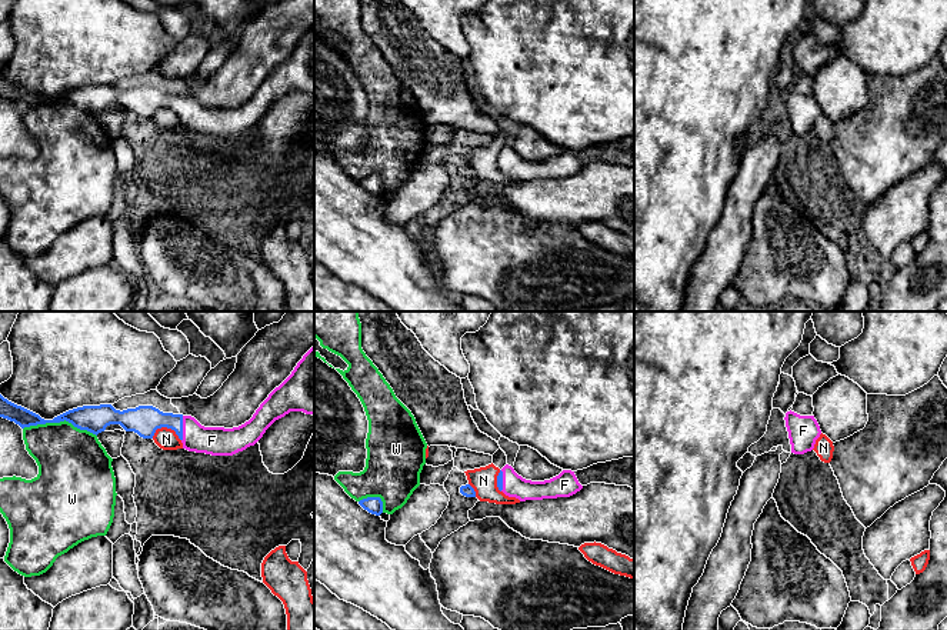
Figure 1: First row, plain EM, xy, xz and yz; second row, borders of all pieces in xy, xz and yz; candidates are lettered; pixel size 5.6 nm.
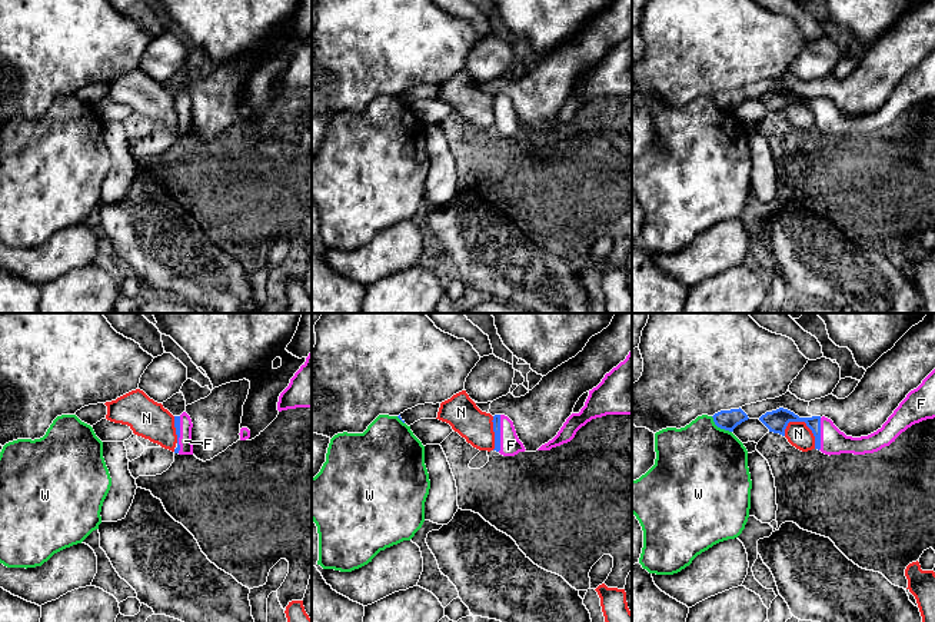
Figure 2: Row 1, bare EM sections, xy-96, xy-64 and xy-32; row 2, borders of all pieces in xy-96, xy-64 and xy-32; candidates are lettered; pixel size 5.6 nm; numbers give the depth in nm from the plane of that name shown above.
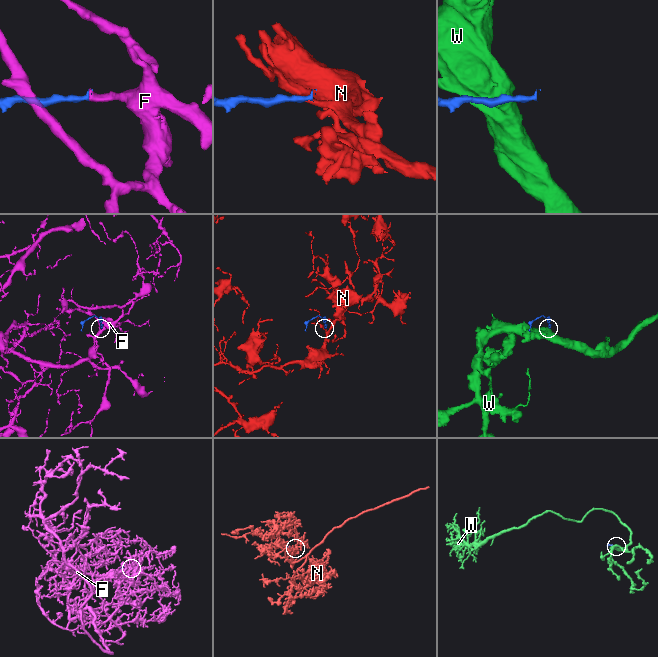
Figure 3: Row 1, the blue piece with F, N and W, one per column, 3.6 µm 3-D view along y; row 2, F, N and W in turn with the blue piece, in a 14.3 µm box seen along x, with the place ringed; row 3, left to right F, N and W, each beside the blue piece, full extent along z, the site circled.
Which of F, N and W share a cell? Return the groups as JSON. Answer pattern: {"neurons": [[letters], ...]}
{"neurons": [["F"], ["N"], ["W"]]}

